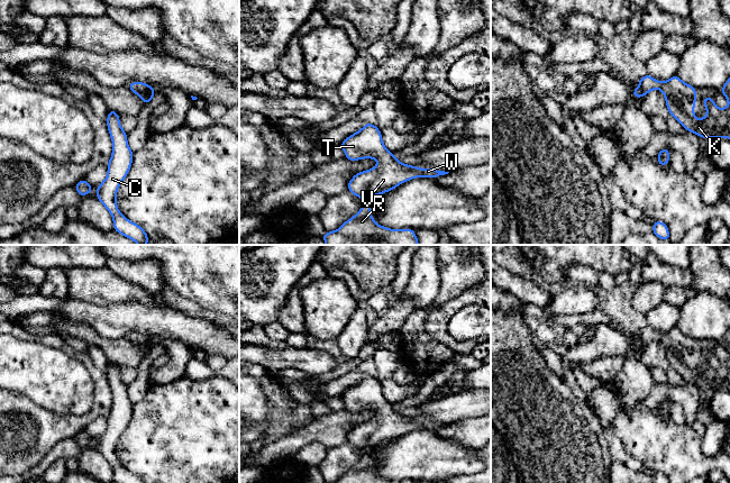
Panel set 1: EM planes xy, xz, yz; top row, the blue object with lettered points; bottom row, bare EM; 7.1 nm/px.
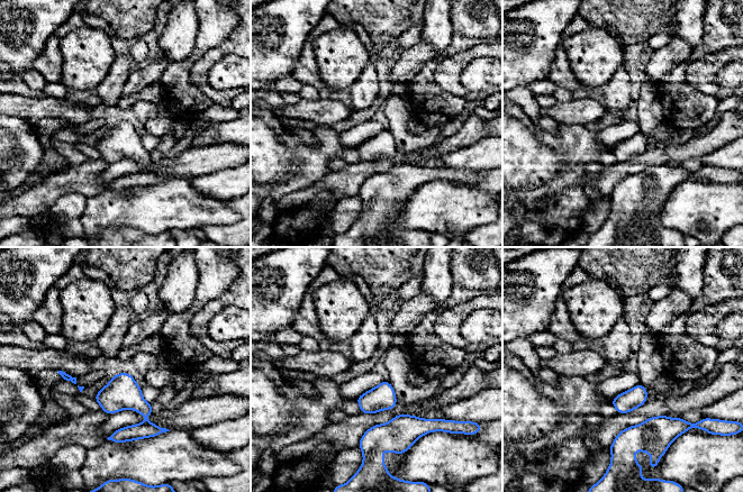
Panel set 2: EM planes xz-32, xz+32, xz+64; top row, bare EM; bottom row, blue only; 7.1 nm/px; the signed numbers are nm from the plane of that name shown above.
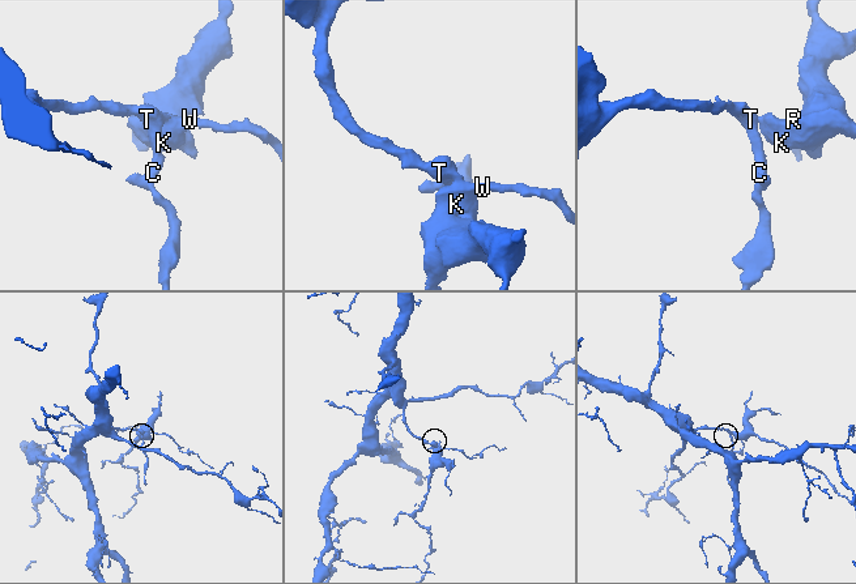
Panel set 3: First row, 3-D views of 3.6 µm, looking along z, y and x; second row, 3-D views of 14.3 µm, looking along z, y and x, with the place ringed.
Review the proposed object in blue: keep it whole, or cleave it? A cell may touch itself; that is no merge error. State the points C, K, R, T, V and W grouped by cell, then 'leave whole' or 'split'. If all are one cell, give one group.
C K R T V W | leave whole

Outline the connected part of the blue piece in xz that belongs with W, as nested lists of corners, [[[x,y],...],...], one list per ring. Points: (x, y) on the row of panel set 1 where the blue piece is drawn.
[[[368,121],[339,146],[349,161],[375,158],[380,163],[374,168],[355,174],[348,182],[348,190],[364,199],[365,203],[339,229],[323,234],[326,245],[419,245],[413,229],[394,230],[377,225],[371,213],[369,200],[411,179],[435,179],[449,172],[402,164],[383,145],[380,129]]]

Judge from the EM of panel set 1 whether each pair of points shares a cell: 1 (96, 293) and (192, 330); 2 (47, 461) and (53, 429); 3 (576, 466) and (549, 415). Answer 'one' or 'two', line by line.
1: two
2: two
3: one

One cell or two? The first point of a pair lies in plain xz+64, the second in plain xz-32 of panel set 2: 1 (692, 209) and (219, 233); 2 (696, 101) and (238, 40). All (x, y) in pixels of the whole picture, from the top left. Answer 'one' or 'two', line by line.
1: two
2: two

